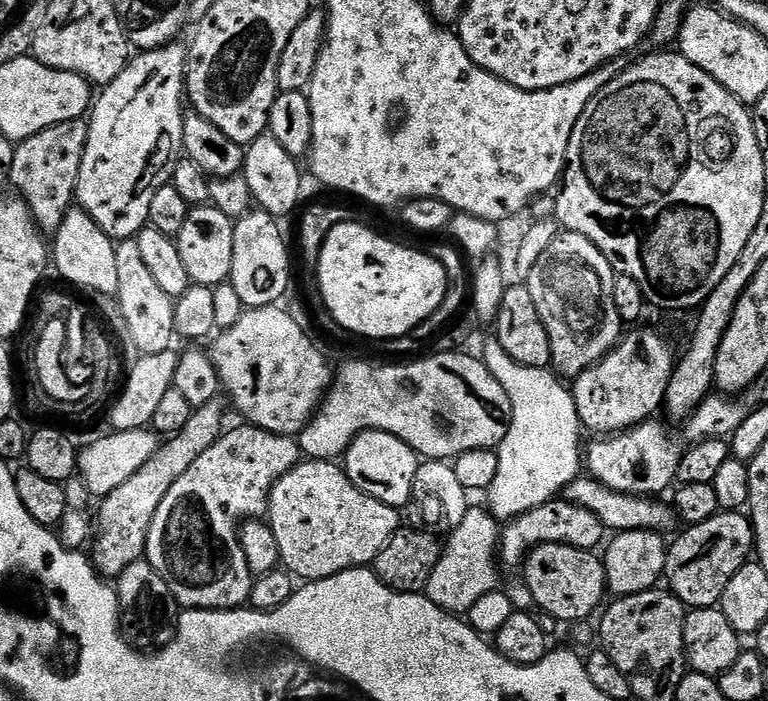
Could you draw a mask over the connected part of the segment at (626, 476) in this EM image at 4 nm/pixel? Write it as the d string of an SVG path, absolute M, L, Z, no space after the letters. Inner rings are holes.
M659 419L645 420L644 423L628 429L627 432L617 432L607 438L596 438L592 445L586 448L586 468L593 480L605 484L610 490L634 494L635 496L659 497L668 487L673 487L672 479L677 479L682 461L682 448L676 445L674 437L668 433L664 424L659 424Z

